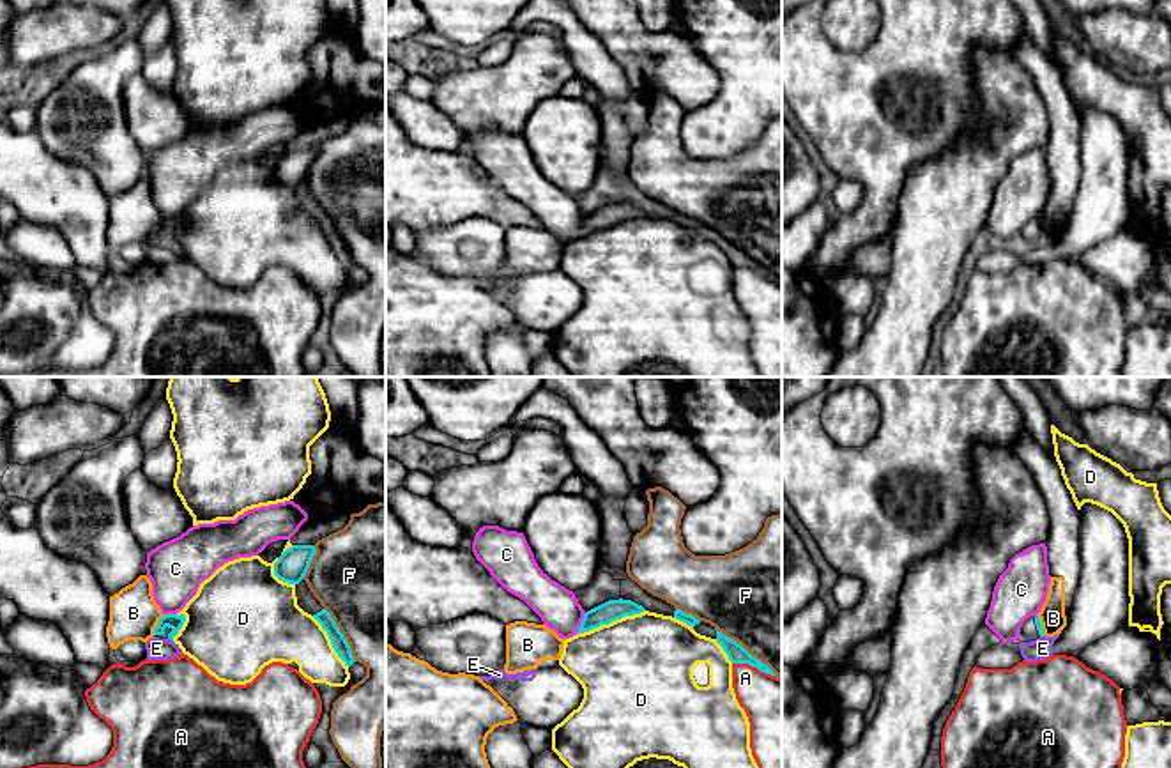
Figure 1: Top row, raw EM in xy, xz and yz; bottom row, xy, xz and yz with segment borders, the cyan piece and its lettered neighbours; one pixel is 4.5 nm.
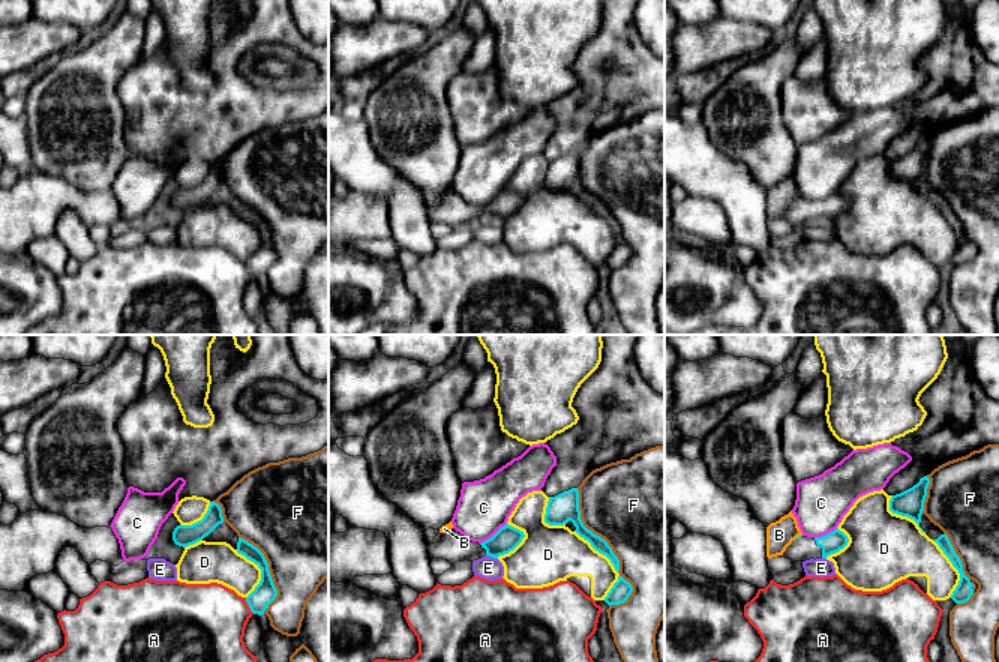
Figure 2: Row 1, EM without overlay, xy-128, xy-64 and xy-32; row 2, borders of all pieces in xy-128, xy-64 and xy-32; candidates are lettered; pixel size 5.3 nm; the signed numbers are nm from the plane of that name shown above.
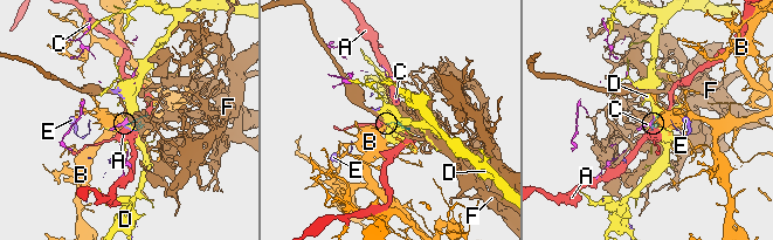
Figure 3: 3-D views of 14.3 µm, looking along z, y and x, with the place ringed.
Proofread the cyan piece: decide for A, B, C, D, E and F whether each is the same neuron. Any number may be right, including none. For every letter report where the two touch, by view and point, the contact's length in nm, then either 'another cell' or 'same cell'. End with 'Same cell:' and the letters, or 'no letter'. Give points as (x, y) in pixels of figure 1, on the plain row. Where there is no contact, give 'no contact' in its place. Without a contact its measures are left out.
A: xz (754, 269) | 220 nm | another cell
B: xy (158, 229) | 110 nm | another cell
C: xz (581, 227) | 100 nm | another cell
D: xz (611, 225) | 320 nm | another cell
E: xy (170, 241) | 30 nm | another cell
F: xz (745, 253) | 360 nm | another cell
Same cell: no letter

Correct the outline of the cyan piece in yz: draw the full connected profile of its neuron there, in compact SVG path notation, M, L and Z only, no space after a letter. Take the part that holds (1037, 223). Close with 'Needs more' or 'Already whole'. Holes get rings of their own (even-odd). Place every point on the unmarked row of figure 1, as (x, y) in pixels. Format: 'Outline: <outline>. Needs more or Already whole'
Outline: M1029 219L1019 235L1019 244L1021 246L1031 246L1044 241L1042 227L1038 219Z. Needs more

